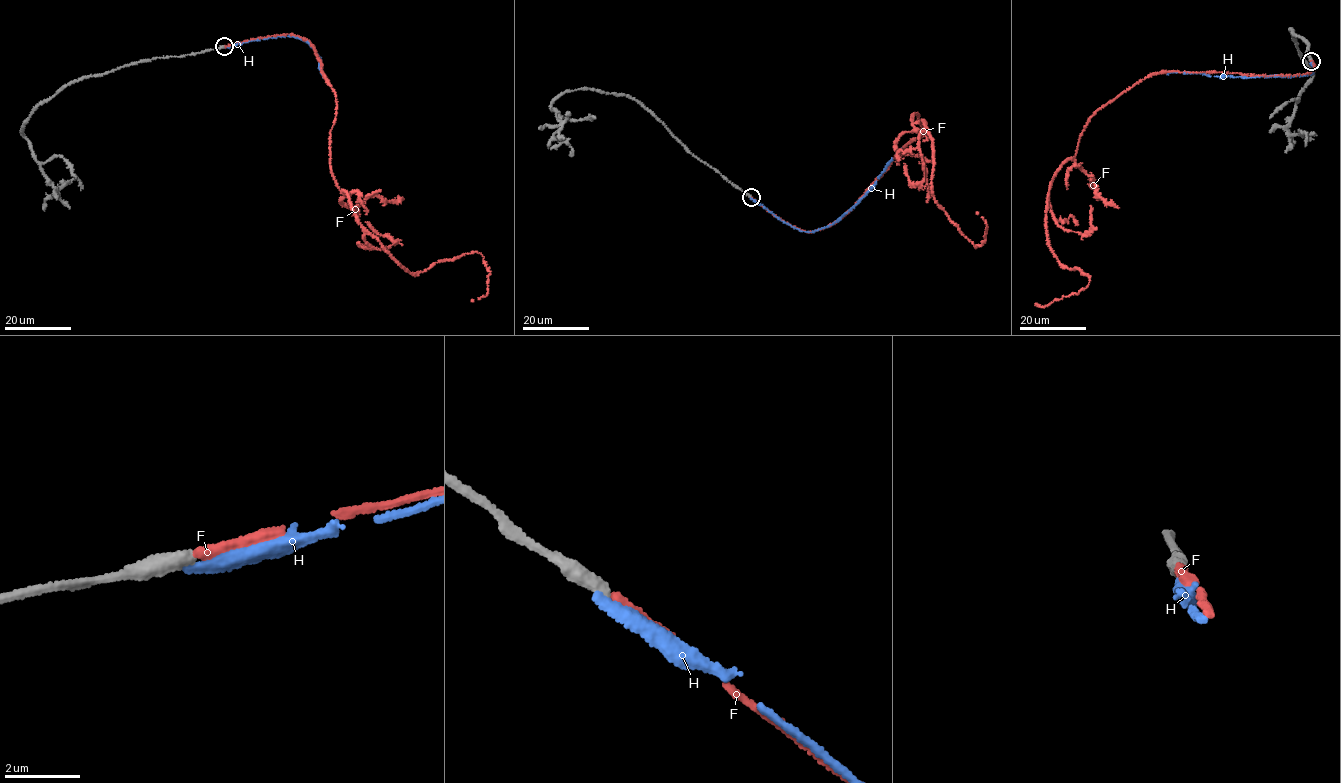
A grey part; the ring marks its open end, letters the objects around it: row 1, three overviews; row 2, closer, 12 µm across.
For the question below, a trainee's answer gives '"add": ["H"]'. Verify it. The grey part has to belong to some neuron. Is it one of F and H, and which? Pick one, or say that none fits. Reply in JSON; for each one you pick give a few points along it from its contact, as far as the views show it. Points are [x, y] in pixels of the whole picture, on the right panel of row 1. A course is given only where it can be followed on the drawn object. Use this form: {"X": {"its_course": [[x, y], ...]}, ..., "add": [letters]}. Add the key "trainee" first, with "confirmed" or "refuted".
{"trainee": "refuted", "F": {"its_course": [[1311, 60], [1302, 75], [1153, 74], [1102, 107], [1047, 196], [1050, 246], [1089, 282], [1036, 304]]}, "add": ["F"]}

